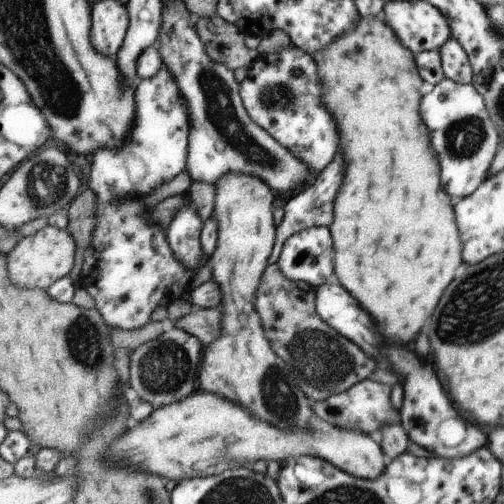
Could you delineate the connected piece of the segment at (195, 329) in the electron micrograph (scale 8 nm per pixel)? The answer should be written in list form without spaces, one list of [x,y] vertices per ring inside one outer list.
[[[192,307],[187,315],[175,322],[174,326],[192,333],[197,340],[202,340],[205,346],[209,346],[211,340],[215,343],[215,338],[221,336],[221,319],[223,318],[224,313],[221,312],[220,307],[214,309]]]

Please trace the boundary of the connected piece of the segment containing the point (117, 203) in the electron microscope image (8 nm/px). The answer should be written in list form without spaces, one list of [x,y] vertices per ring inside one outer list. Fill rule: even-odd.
[[[161,66],[151,78],[140,79],[135,83],[137,92],[137,124],[133,124],[133,132],[129,132],[129,140],[121,144],[121,148],[105,148],[105,152],[97,152],[91,160],[91,172],[87,178],[87,188],[93,190],[97,212],[95,228],[89,240],[87,250],[83,252],[83,264],[77,285],[83,288],[94,300],[94,307],[104,317],[110,329],[137,330],[147,324],[151,312],[156,306],[166,307],[169,302],[177,300],[188,291],[188,285],[197,270],[208,264],[201,257],[201,264],[195,270],[189,270],[175,260],[169,250],[168,239],[157,224],[147,220],[147,206],[139,204],[135,196],[147,194],[153,188],[169,182],[175,174],[179,174],[185,166],[185,154],[188,150],[190,135],[190,117],[188,101],[181,96],[180,88],[172,72]]]

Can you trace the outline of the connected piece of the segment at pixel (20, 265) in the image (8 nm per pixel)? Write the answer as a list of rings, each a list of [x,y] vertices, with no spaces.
[[[45,225],[35,234],[21,237],[17,246],[7,253],[9,277],[17,288],[43,288],[51,286],[57,278],[65,277],[71,270],[75,242],[65,229]]]

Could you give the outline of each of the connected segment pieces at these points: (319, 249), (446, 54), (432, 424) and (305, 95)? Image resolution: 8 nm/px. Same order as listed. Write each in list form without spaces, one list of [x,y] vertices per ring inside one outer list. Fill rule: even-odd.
[[[325,227],[305,228],[295,234],[292,234],[281,247],[277,268],[289,280],[297,280],[297,282],[305,282],[312,285],[315,289],[321,284],[329,281],[335,281],[333,268],[333,248],[331,248],[331,236],[329,230]]]
[[[450,36],[450,39],[438,50],[443,76],[457,84],[472,82],[472,67],[468,55]]]
[[[381,350],[387,354],[393,370],[397,370],[403,378],[403,400],[401,400],[400,424],[405,428],[411,439],[417,446],[421,446],[425,451],[435,458],[461,458],[472,452],[479,451],[479,446],[483,446],[485,436],[479,430],[479,426],[467,420],[465,416],[457,416],[453,406],[449,404],[447,396],[439,388],[437,378],[433,372],[423,366],[411,350]]]
[[[295,47],[274,55],[258,53],[239,83],[240,99],[248,115],[277,144],[284,145],[293,156],[309,165],[311,176],[305,185],[312,183],[317,172],[323,172],[331,163],[331,156],[339,148],[337,124],[321,100],[321,83],[313,58]]]

